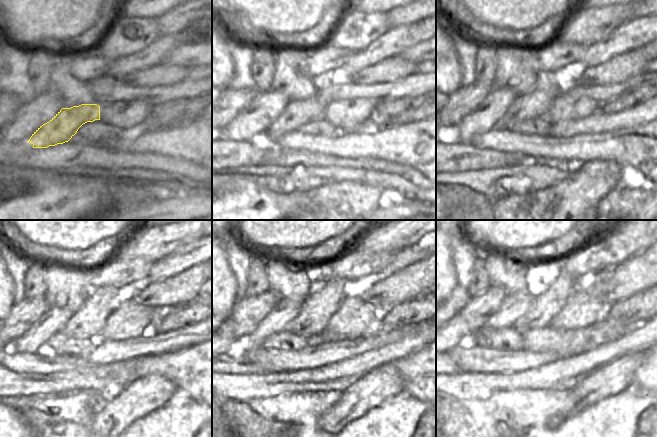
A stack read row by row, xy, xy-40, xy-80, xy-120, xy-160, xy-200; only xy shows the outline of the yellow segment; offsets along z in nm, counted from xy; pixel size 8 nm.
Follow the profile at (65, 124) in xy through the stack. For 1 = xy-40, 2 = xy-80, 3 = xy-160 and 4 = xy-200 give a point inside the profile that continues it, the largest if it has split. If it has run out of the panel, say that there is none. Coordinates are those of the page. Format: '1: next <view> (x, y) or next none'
1: next xy-40 (298, 112)
2: next xy-80 (536, 104)
3: next xy-160 (317, 309)
4: next xy-200 (549, 302)

